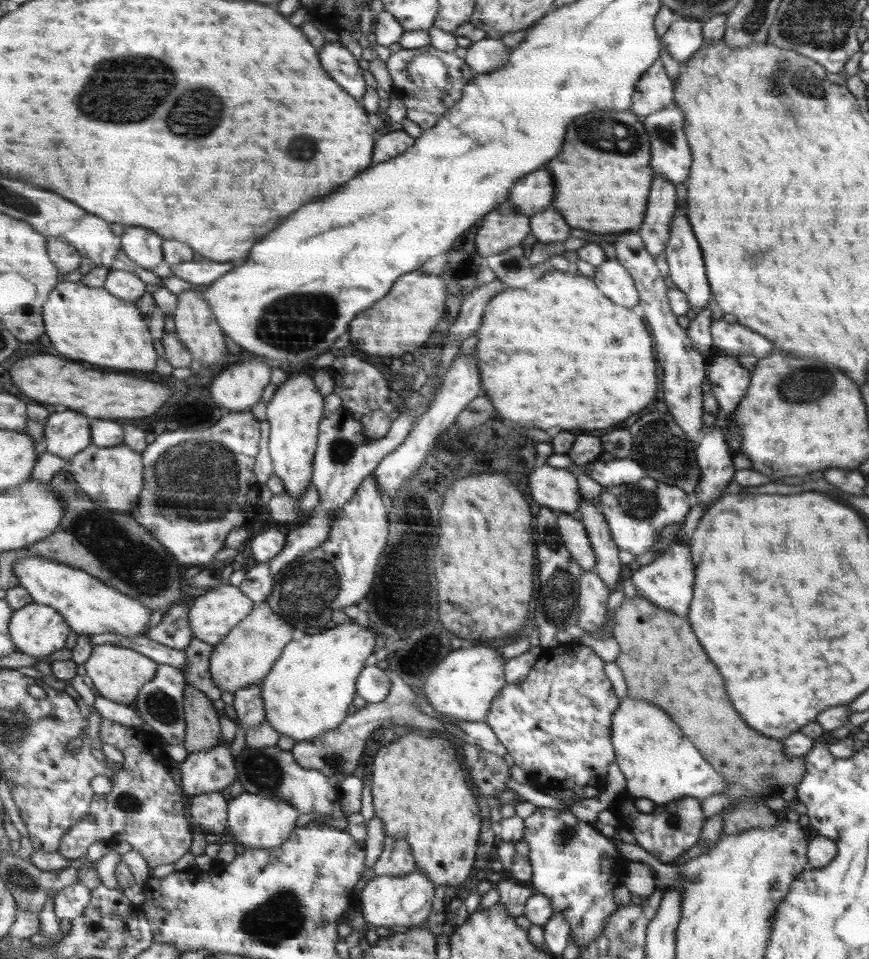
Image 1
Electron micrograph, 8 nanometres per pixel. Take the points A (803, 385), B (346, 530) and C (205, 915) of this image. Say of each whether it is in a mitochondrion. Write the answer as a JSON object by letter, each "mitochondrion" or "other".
{"A":"mitochondrion","B":"other","C":"other"}

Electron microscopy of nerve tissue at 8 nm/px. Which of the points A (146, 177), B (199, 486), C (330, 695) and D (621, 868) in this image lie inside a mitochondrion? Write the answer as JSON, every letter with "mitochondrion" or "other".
{"A":"other","B":"mitochondrion","C":"other","D":"other"}

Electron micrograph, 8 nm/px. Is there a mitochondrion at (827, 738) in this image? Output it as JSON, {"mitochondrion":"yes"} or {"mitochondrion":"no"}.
{"mitochondrion":"no"}

